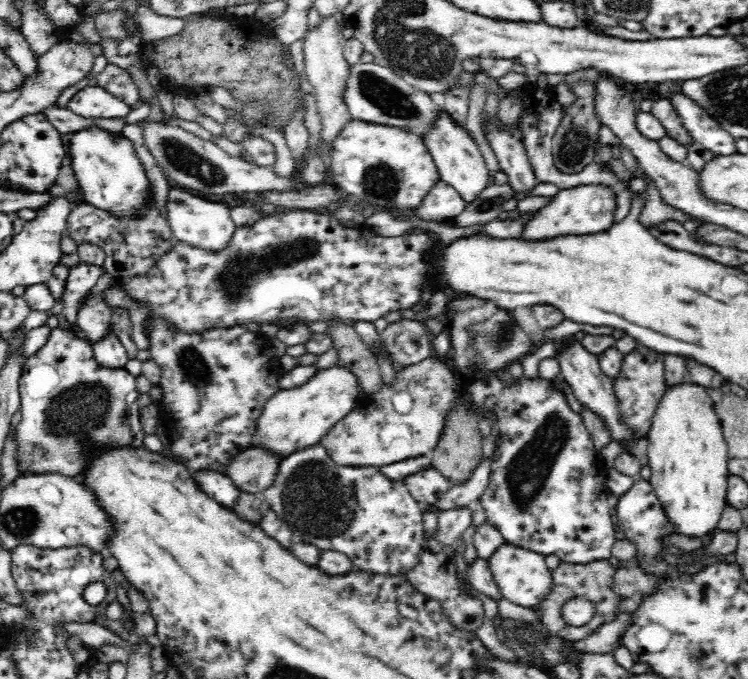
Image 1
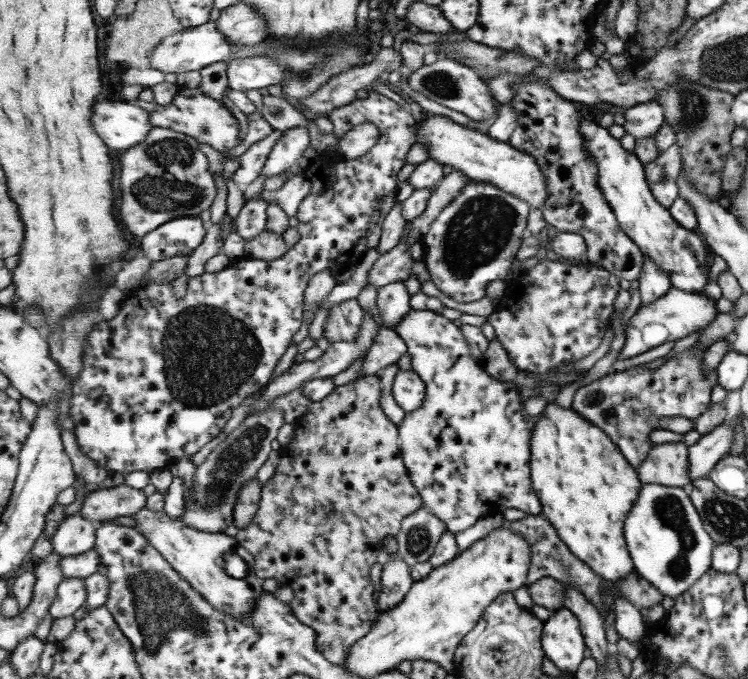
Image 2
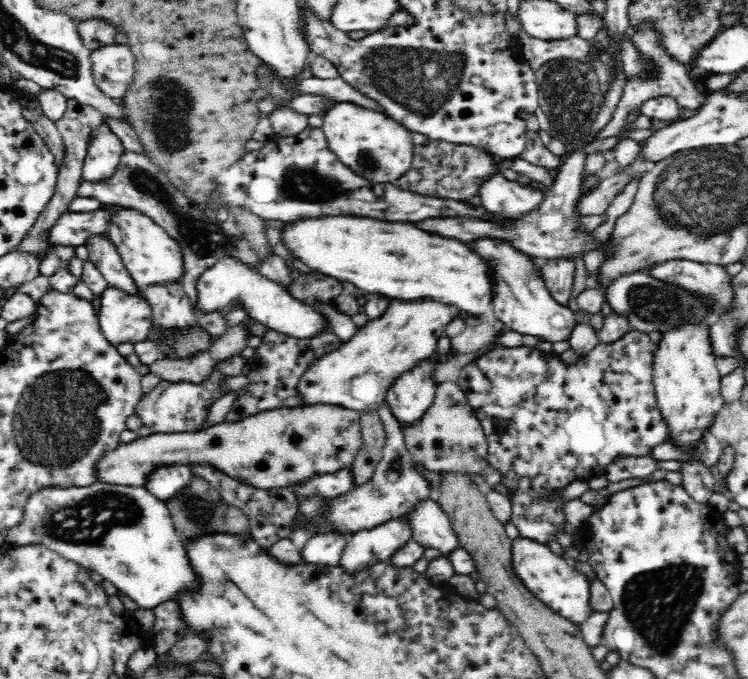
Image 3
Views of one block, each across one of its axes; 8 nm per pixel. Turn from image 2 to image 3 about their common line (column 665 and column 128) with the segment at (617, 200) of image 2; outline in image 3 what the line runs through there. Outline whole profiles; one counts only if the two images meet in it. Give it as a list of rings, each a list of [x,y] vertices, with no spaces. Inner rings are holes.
[[[112,205],[112,208],[116,209],[116,214],[109,219],[106,237],[119,251],[132,283],[142,292],[149,287],[165,286],[166,283],[183,283],[185,268],[180,243],[144,213],[119,205]]]

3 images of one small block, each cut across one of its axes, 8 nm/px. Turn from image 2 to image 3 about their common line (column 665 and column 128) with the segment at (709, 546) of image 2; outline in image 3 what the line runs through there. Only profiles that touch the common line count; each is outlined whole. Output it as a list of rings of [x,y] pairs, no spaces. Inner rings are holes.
[[[96,481],[88,486],[76,487],[54,487],[48,486],[44,490],[38,490],[36,494],[32,494],[26,502],[26,516],[23,520],[24,524],[18,528],[10,528],[10,532],[7,532],[5,539],[22,545],[40,544],[46,546],[50,550],[54,550],[57,554],[60,554],[64,559],[68,561],[74,561],[76,564],[82,564],[84,568],[90,568],[90,570],[96,570],[102,578],[110,580],[114,586],[124,592],[126,596],[129,596],[139,608],[156,608],[164,602],[177,601],[180,598],[180,594],[184,594],[185,591],[196,591],[198,588],[198,580],[196,572],[193,572],[192,565],[189,564],[189,553],[185,546],[185,535],[179,533],[176,527],[173,525],[168,507],[165,501],[156,498],[150,491],[140,486],[122,486],[120,484],[112,484],[101,481]]]

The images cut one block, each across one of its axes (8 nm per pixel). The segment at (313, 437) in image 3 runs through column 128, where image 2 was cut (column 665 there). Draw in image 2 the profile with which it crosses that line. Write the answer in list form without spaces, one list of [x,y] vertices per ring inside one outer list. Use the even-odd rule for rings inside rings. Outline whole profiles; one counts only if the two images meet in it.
[[[681,441],[653,445],[638,474],[644,484],[688,489],[688,447]]]

